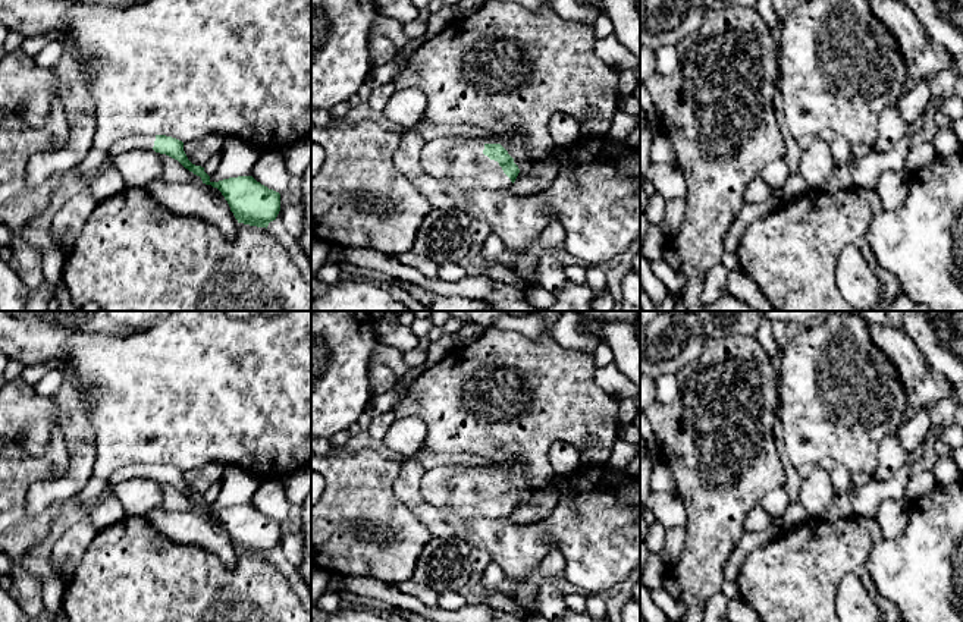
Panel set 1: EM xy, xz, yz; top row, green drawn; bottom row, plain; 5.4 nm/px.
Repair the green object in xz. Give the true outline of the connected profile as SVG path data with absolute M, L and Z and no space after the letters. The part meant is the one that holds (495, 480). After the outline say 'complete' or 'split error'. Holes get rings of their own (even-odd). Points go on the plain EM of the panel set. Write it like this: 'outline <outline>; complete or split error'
outline M464 468L449 478L448 487L449 505L464 518L509 516L520 502L514 487L501 472Z; split error

